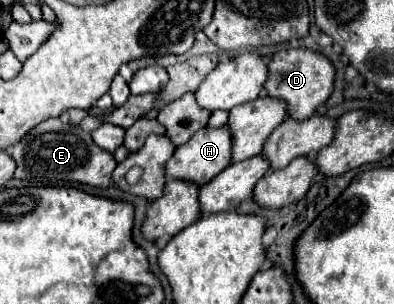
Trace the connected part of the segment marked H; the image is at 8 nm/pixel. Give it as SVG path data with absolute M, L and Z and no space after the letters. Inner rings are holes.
M204 127L196 135L192 135L192 139L188 143L180 145L174 151L174 155L166 163L166 177L180 179L180 181L202 187L230 165L230 151L232 151L232 135L230 135L228 127L220 127L220 129Z

